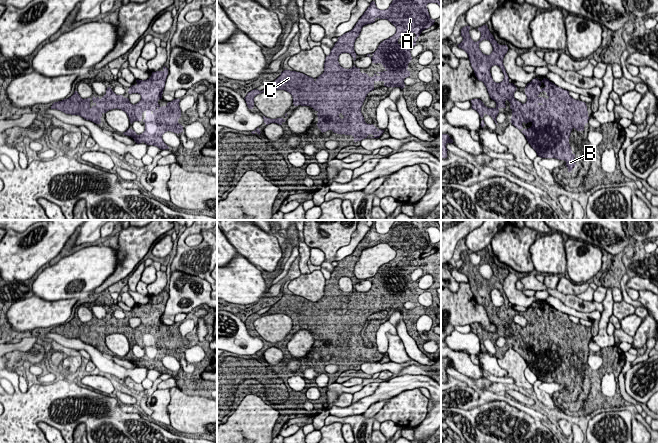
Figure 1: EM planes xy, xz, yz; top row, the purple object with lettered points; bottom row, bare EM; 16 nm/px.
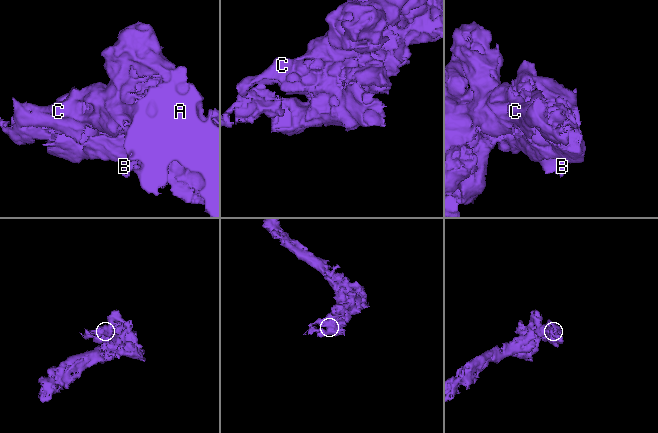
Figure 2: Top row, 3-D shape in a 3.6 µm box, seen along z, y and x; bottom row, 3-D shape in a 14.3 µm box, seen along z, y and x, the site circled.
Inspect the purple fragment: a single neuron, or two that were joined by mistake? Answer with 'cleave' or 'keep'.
keep

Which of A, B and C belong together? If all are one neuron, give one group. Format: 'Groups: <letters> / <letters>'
Groups: A B C

